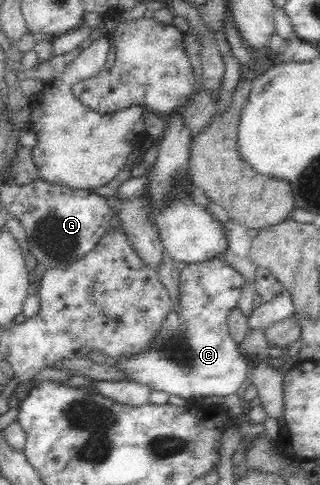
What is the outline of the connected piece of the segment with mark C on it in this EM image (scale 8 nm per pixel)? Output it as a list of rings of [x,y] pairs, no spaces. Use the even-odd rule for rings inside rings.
[[[220,258],[186,264],[179,275],[180,313],[171,310],[156,341],[144,355],[110,363],[120,366],[132,381],[184,399],[236,394],[250,371],[246,357],[239,353],[237,343],[230,336],[227,318],[231,308],[238,304],[244,278]]]

